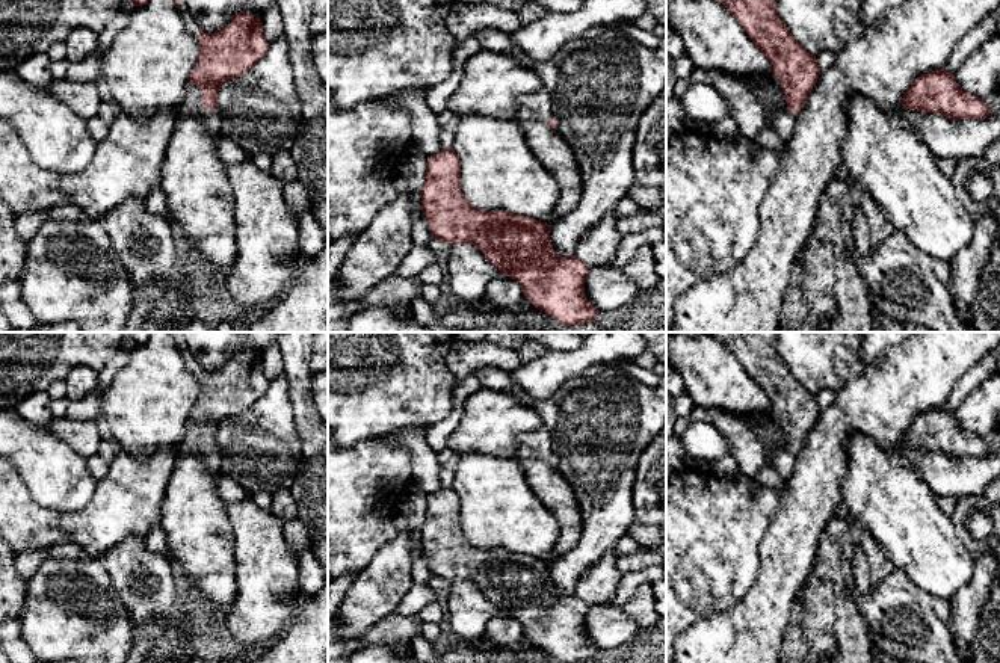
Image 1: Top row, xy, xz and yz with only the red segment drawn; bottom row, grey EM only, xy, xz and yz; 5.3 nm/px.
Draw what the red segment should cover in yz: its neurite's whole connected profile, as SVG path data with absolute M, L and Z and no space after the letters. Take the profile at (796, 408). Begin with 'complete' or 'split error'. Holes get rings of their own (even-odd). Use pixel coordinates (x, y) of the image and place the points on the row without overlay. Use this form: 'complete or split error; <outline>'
split error; M711 332L737 358L760 390L785 432L787 446L767 450L769 467L784 480L793 471L796 453L817 421L820 408L790 372L776 349L776 332Z

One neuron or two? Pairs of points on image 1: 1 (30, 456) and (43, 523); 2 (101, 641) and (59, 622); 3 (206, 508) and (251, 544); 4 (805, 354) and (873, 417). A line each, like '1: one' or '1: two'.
1: two
2: one
3: two
4: two

